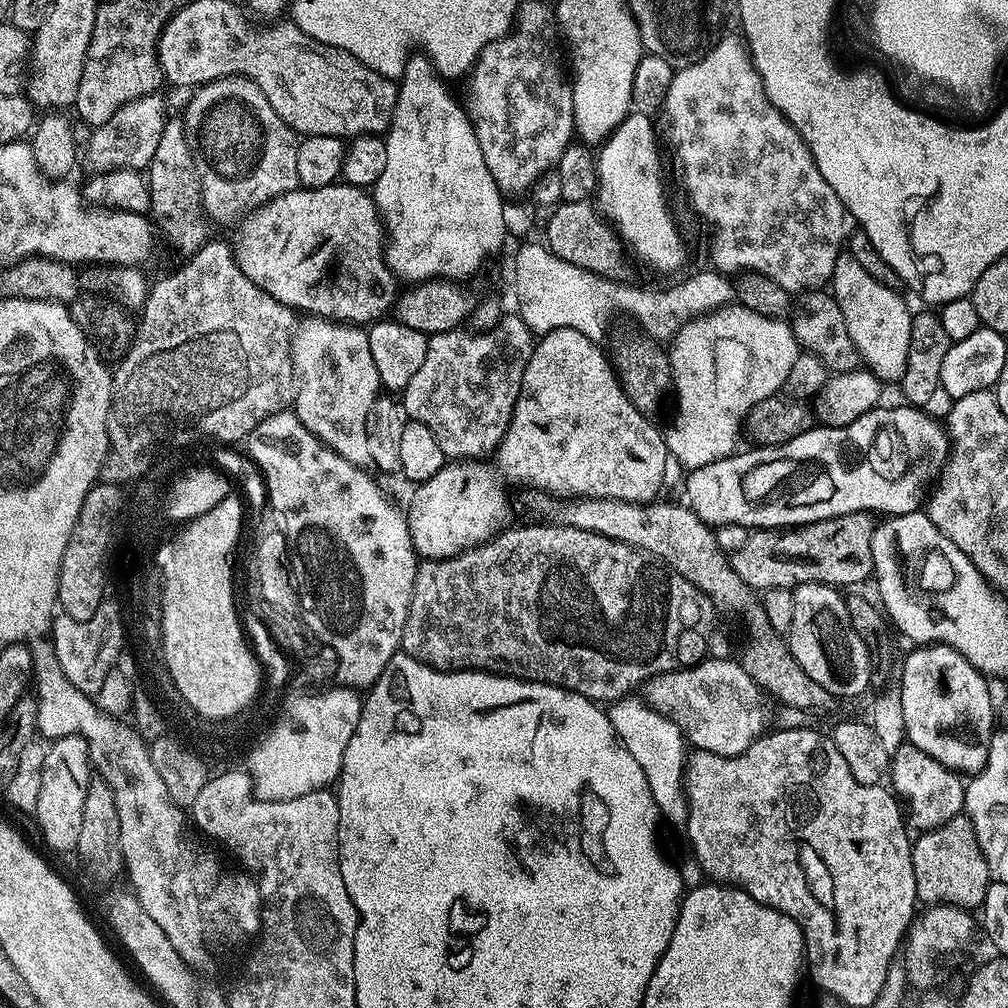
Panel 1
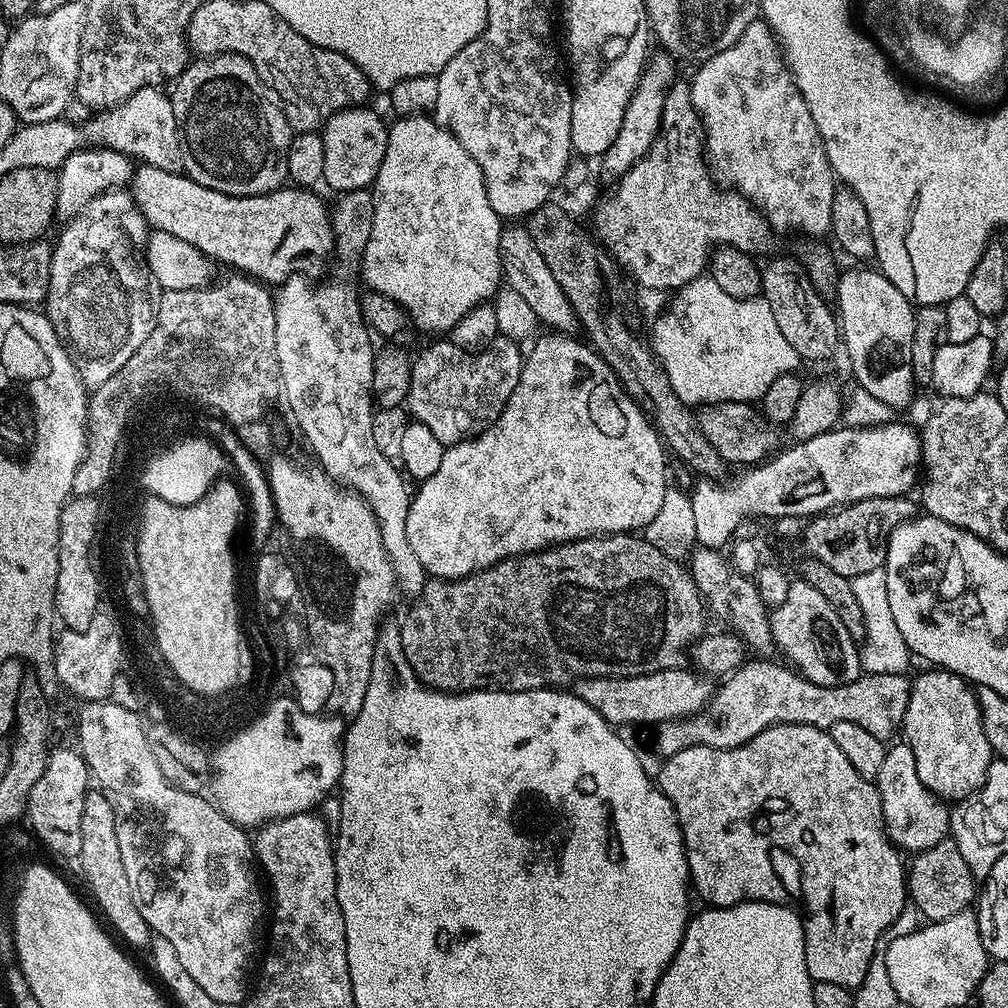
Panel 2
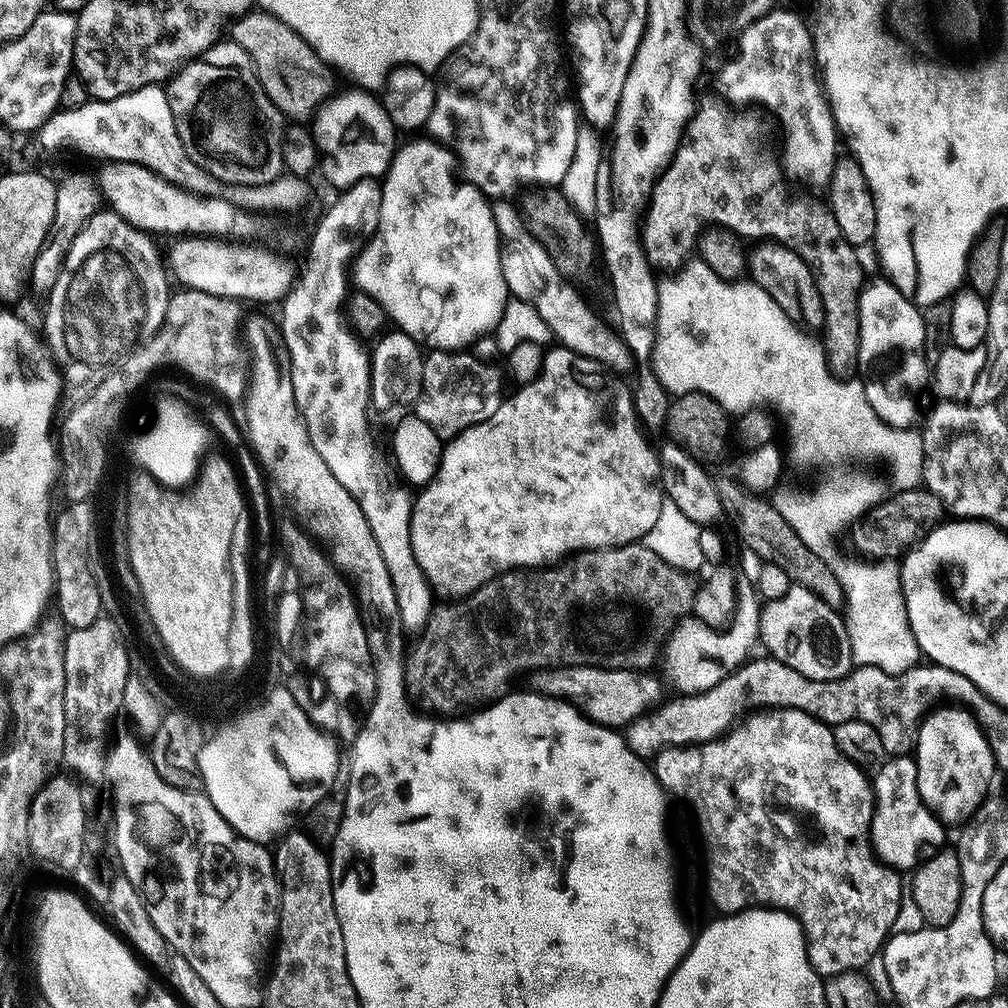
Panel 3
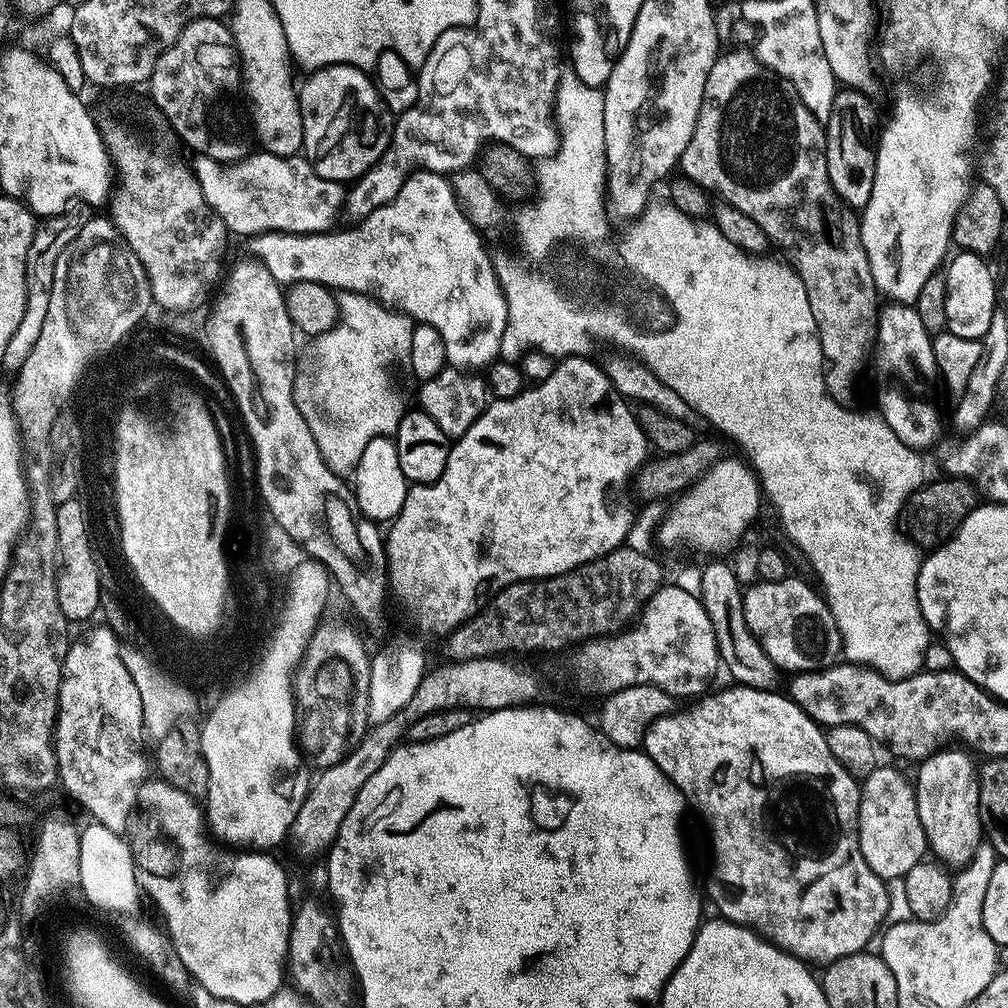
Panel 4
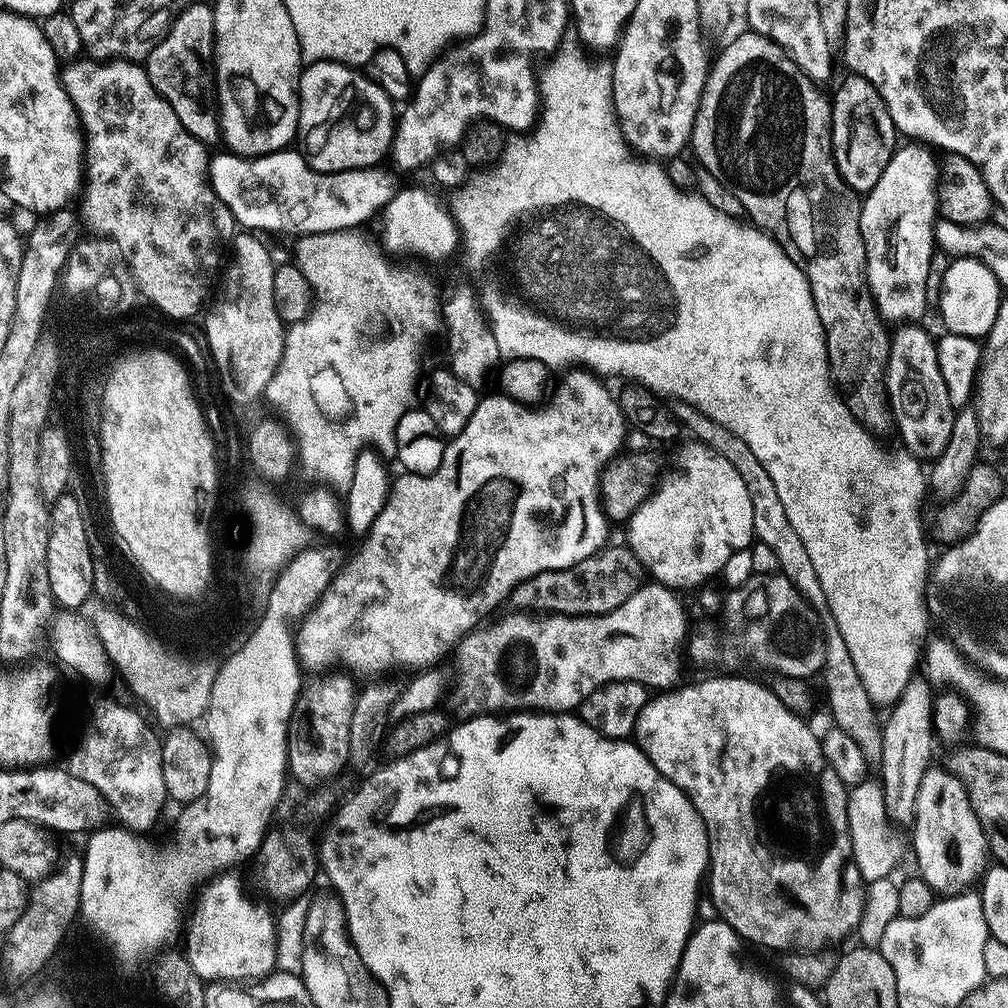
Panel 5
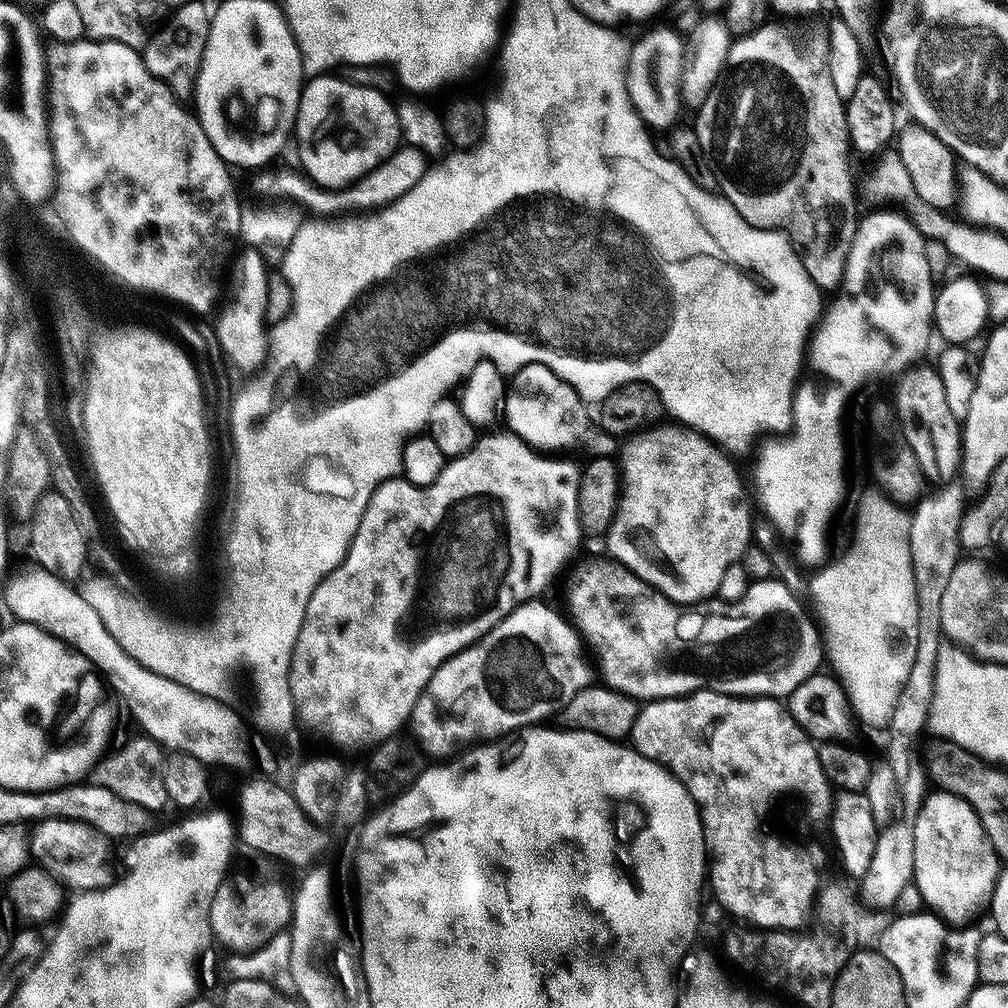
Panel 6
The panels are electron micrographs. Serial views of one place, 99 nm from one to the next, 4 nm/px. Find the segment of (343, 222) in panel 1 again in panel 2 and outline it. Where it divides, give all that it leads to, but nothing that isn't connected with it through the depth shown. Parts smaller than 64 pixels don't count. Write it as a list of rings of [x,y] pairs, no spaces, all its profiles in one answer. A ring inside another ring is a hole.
[[[140,164],[130,181],[131,203],[140,207],[141,214],[153,224],[155,231],[174,234],[182,238],[182,242],[190,242],[190,246],[202,250],[202,254],[217,265],[229,264],[232,267],[229,269],[268,286],[279,286],[297,274],[316,278],[333,255],[330,208],[314,193],[299,186],[285,186],[257,196],[231,196],[207,188],[191,175],[158,170],[158,166],[149,164]]]

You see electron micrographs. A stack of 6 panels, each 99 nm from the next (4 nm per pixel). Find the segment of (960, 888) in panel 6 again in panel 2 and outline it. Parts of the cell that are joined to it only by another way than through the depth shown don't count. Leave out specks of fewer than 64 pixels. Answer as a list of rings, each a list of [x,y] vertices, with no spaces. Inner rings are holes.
[[[928,671],[932,672],[912,680],[902,736],[914,750],[918,778],[922,778],[924,785],[945,802],[959,802],[984,784],[994,753],[986,738],[973,685],[953,672]]]

